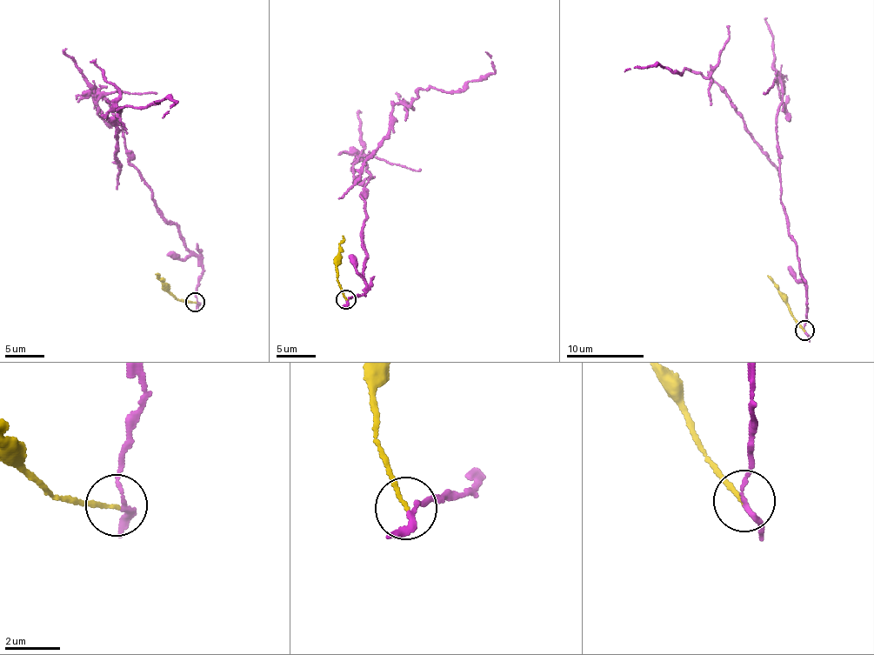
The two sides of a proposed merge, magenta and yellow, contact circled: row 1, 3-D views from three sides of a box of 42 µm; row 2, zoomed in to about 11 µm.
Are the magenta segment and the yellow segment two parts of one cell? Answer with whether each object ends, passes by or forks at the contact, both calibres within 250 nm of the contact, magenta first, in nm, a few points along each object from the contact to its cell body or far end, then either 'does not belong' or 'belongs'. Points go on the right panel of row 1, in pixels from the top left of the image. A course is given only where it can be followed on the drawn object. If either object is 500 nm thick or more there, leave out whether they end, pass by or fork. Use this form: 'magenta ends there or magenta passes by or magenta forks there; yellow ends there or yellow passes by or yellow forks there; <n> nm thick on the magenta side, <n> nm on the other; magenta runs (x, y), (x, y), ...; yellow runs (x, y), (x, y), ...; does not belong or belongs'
magenta passes by; yellow ends there; 160 nm thick on the magenta side, 130 nm on the other; magenta runs (803, 331), (807, 288), (777, 160), (768, 157), (713, 79), (663, 66), (624, 70); yellow runs (804, 330), (797, 323), (768, 275); does not belong

